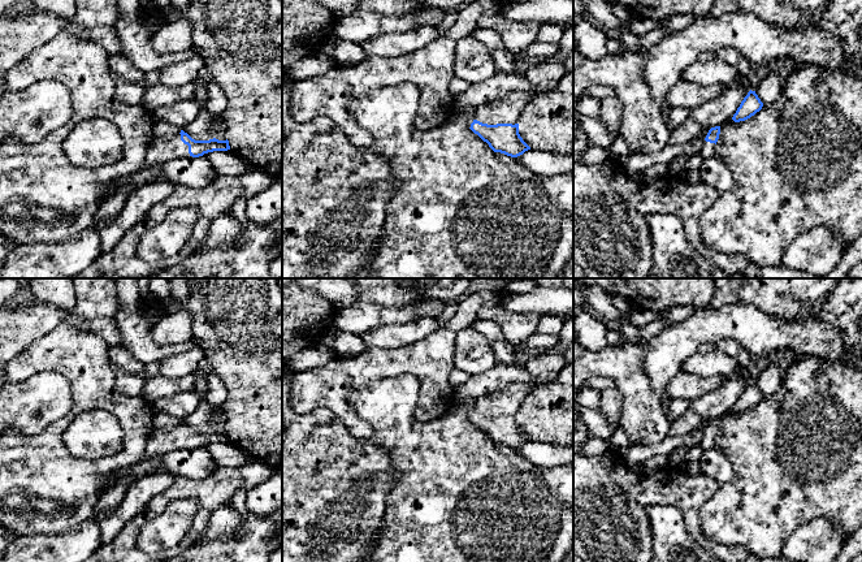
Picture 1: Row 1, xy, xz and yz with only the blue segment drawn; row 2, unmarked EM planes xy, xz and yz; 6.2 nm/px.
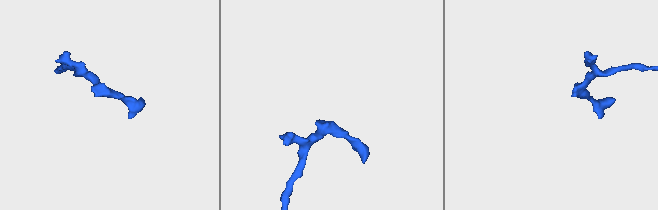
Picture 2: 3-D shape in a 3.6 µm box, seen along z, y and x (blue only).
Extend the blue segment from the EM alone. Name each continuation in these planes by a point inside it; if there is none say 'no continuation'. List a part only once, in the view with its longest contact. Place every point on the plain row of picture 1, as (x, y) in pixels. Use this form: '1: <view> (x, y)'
1: xy (160, 442)

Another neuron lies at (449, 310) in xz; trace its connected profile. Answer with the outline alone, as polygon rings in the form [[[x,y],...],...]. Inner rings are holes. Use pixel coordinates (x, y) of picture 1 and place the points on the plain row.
[[[459,301],[452,302],[451,304],[443,306],[443,310],[436,319],[442,324],[450,321],[455,315],[455,312],[458,311],[458,306],[459,306]]]

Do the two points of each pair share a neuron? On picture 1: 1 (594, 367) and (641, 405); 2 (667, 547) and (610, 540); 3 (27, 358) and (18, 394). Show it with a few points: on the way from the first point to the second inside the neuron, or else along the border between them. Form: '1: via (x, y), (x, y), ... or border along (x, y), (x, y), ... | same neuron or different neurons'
1: via (607, 367), (611, 367), (636, 392) | same neuron
2: border along (646, 515), (650, 523), (652, 548) | different neurons
3: border along (52, 372), (35, 372), (13, 384) | different neurons

